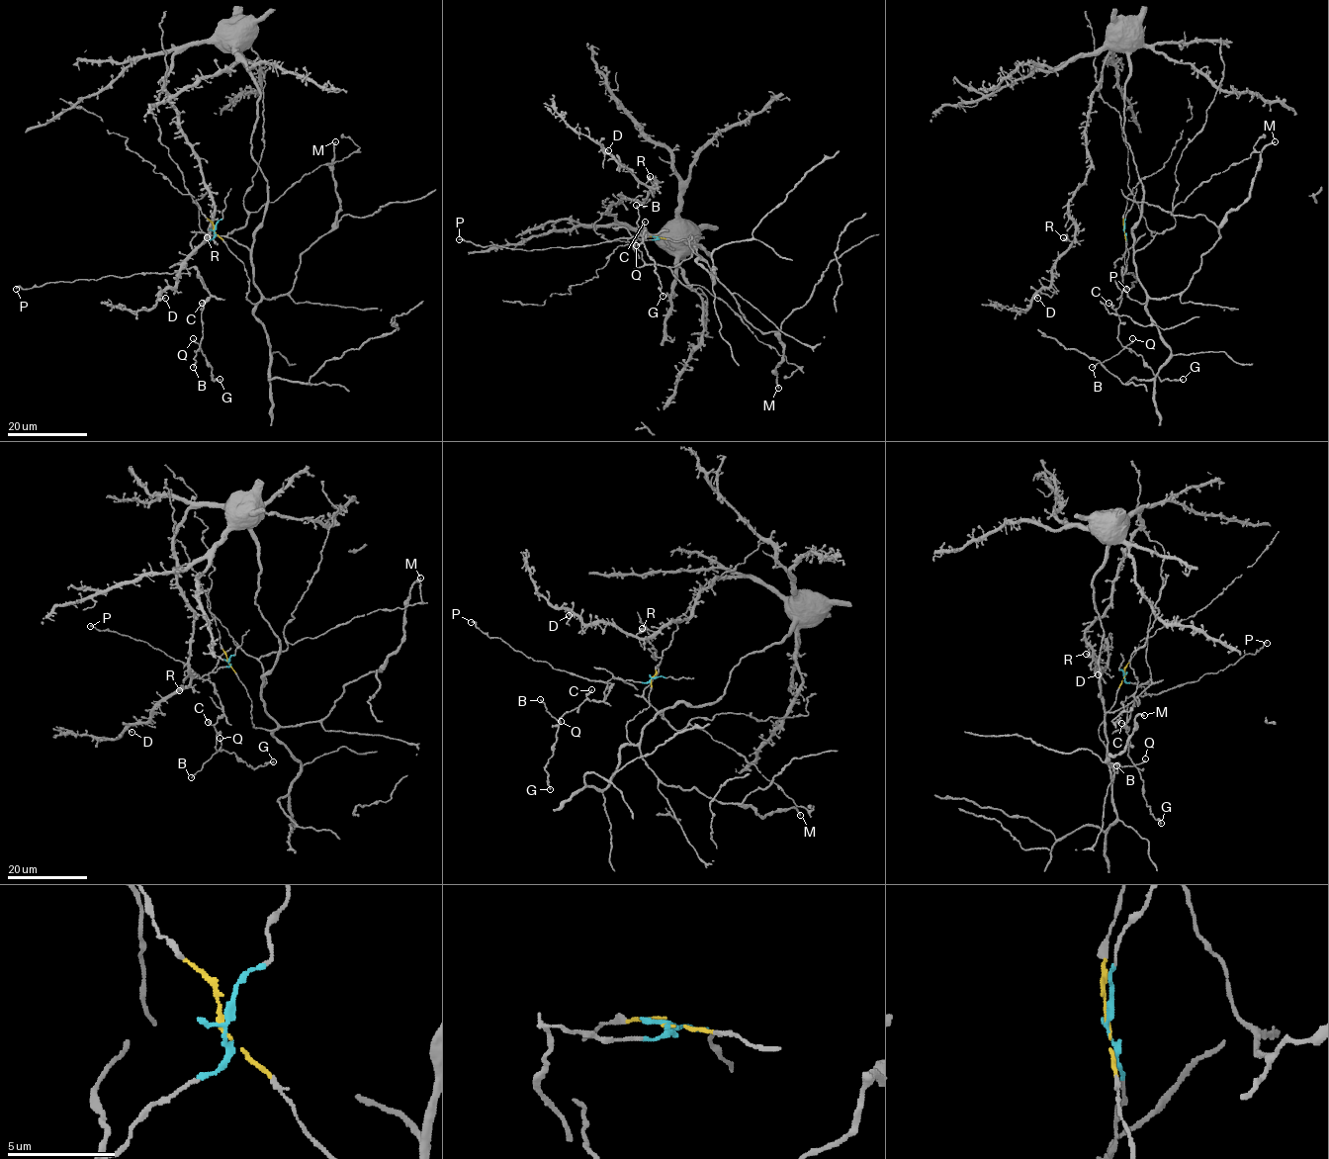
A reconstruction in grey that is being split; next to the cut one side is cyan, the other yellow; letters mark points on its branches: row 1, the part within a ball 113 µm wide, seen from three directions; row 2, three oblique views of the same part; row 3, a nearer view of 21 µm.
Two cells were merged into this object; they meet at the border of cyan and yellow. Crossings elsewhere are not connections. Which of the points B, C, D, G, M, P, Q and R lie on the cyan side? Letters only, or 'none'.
B, C, G, P, Q

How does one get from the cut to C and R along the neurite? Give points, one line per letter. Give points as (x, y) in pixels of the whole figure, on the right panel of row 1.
C: (1123, 229), (1126, 243), (1120, 304), (1113, 309), (1108, 303)
R: (1123, 229), (1122, 286), (1144, 303), (1133, 258), (1154, 238), (1119, 113), (1098, 90), (1075, 237), (1062, 237)

